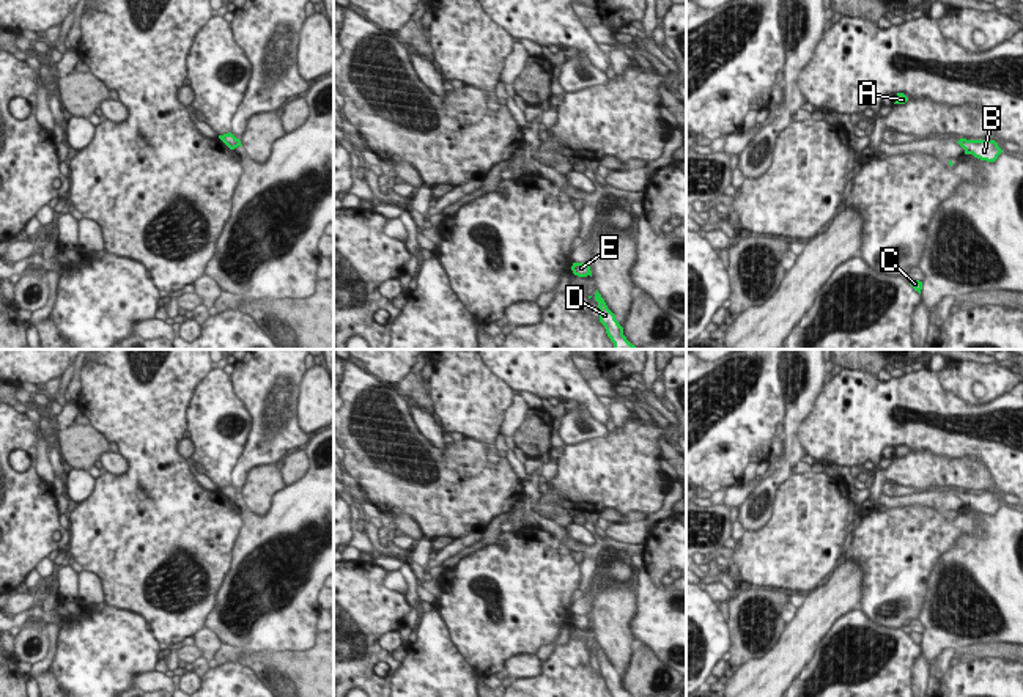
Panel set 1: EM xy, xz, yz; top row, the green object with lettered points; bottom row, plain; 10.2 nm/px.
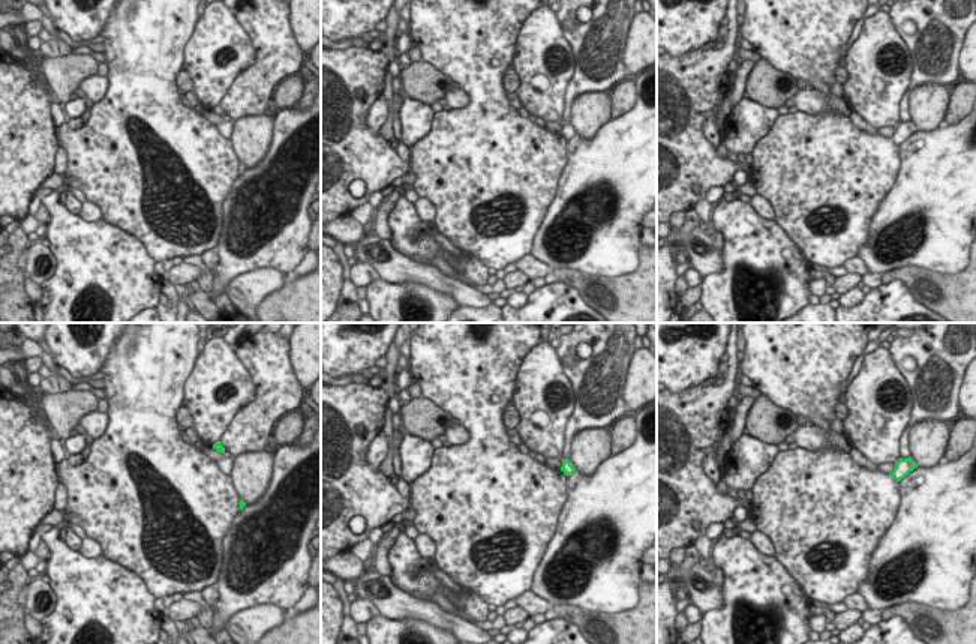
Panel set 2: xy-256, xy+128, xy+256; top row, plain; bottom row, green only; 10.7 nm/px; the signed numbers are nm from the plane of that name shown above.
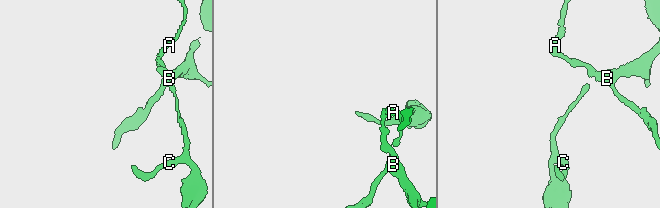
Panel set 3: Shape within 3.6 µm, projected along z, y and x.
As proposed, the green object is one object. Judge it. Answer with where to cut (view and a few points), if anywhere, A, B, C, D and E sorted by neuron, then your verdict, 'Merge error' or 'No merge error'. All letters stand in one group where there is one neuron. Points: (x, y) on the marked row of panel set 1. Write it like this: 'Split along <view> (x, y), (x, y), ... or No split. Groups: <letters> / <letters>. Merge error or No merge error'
Split along xy (238, 139), (235, 147). Groups: A C E / B D. Merge error

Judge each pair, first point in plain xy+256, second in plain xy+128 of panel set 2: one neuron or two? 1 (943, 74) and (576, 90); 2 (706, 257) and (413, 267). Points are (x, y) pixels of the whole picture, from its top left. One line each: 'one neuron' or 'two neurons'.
1: one neuron
2: one neuron

